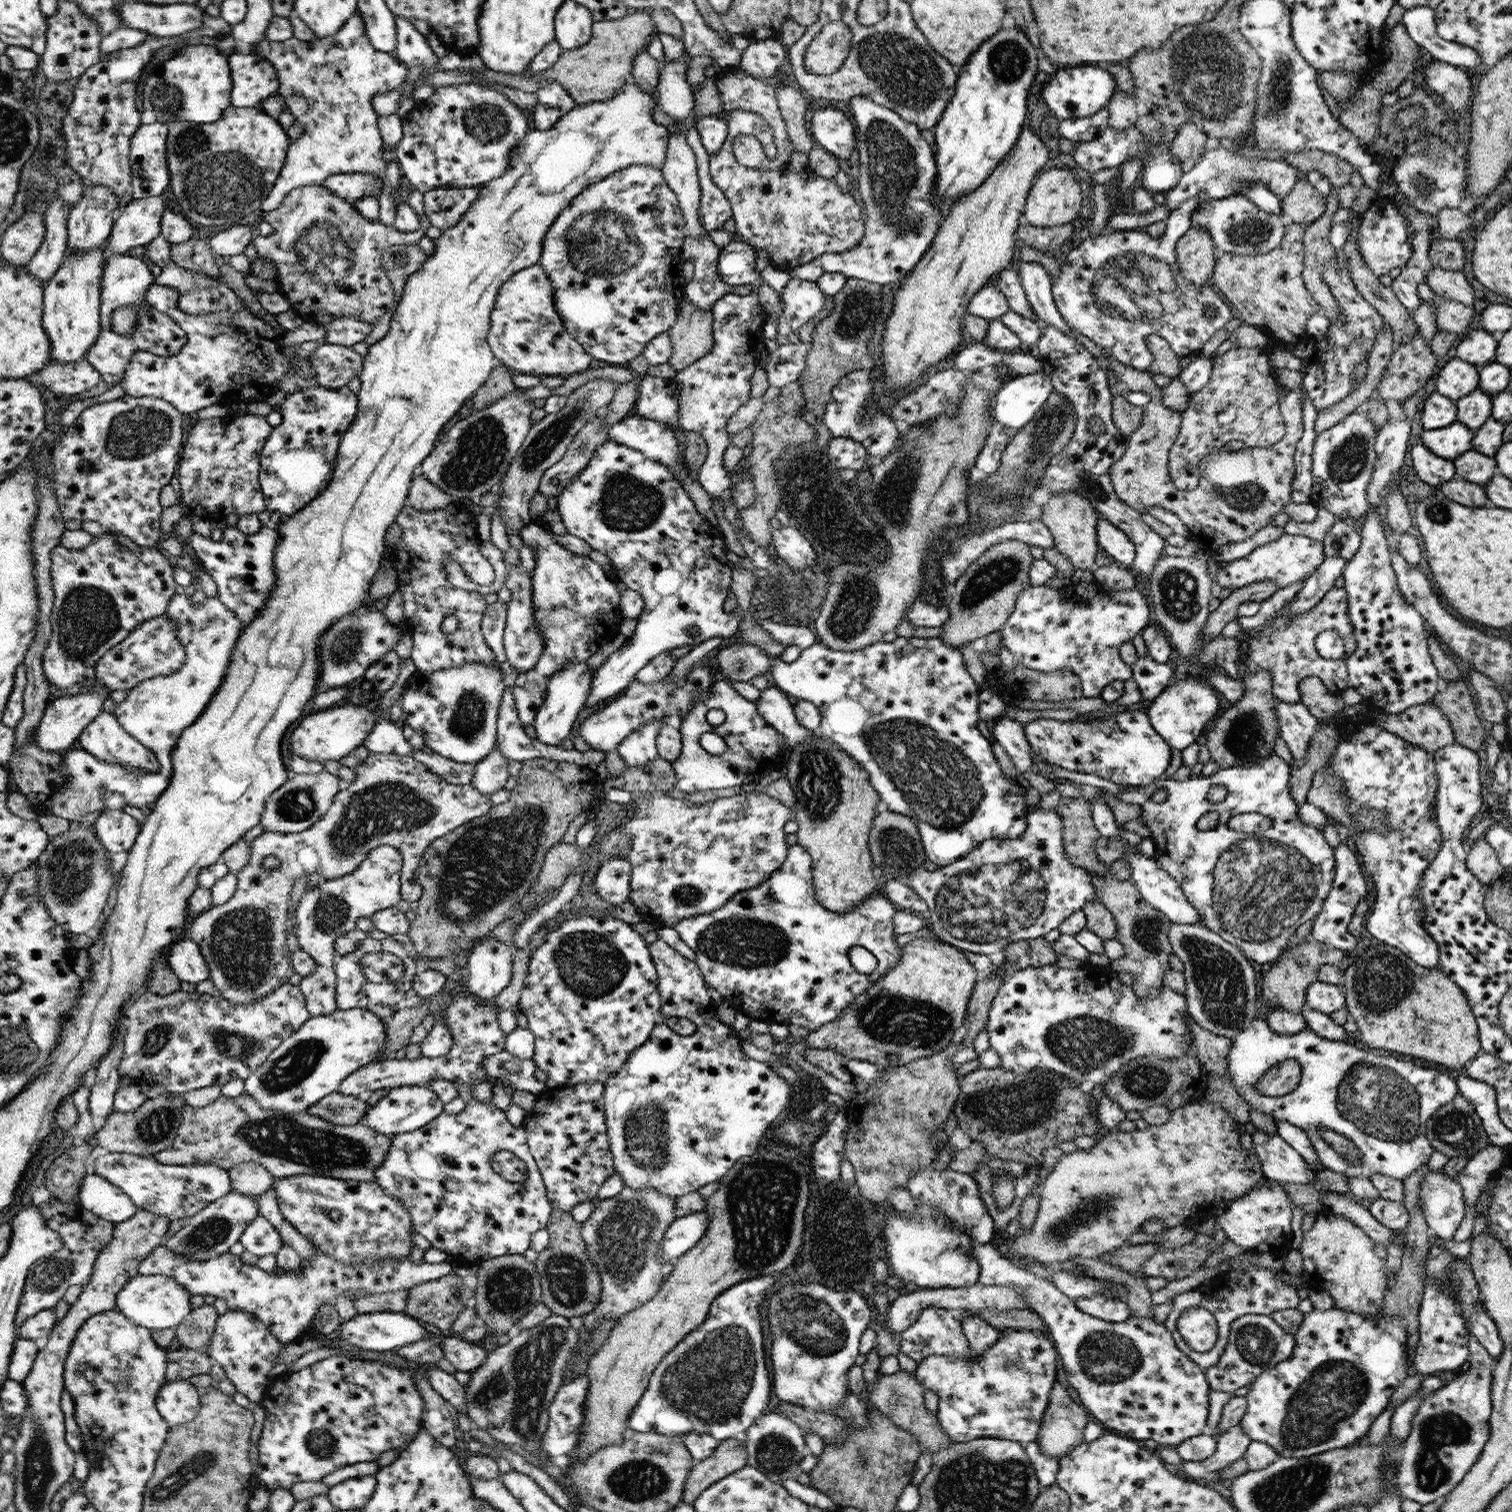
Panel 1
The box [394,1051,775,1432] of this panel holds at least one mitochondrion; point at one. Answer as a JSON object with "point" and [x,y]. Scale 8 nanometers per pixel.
{"point":[711,1383]}

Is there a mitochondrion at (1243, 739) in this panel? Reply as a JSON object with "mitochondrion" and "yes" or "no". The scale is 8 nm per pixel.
{"mitochondrion":"yes"}

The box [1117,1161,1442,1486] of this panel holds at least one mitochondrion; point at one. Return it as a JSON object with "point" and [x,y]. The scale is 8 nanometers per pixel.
{"point":[1335,1389]}

